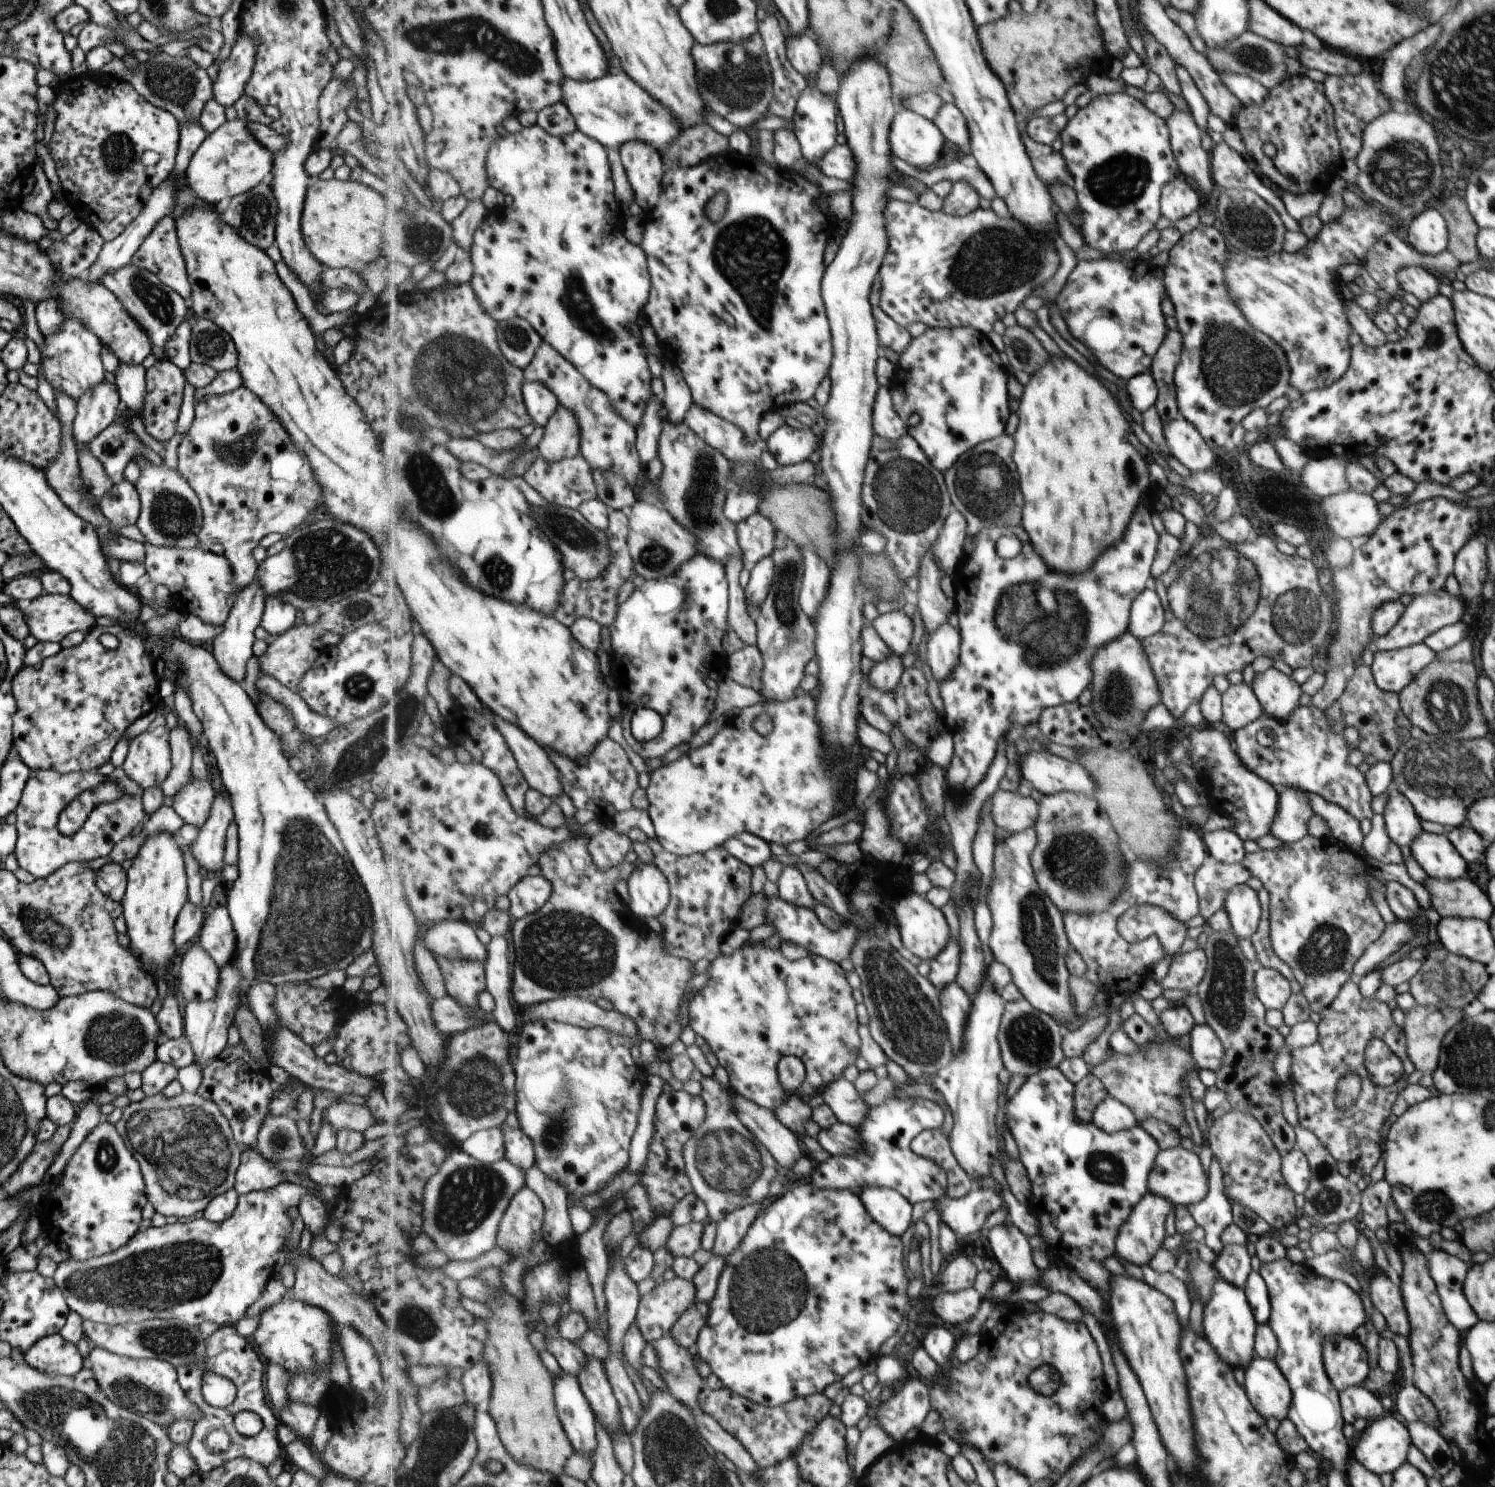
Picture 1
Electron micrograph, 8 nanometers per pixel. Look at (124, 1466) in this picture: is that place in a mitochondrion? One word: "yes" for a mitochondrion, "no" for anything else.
yes

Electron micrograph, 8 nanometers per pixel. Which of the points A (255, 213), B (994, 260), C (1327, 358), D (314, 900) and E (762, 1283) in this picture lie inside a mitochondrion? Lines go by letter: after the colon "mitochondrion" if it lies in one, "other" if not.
A: mitochondrion
B: mitochondrion
C: other
D: mitochondrion
E: mitochondrion

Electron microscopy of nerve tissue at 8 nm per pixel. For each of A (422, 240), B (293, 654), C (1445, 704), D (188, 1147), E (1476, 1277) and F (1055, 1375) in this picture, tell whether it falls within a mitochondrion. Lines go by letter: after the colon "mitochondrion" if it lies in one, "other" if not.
A: mitochondrion
B: other
C: mitochondrion
D: mitochondrion
E: other
F: other

